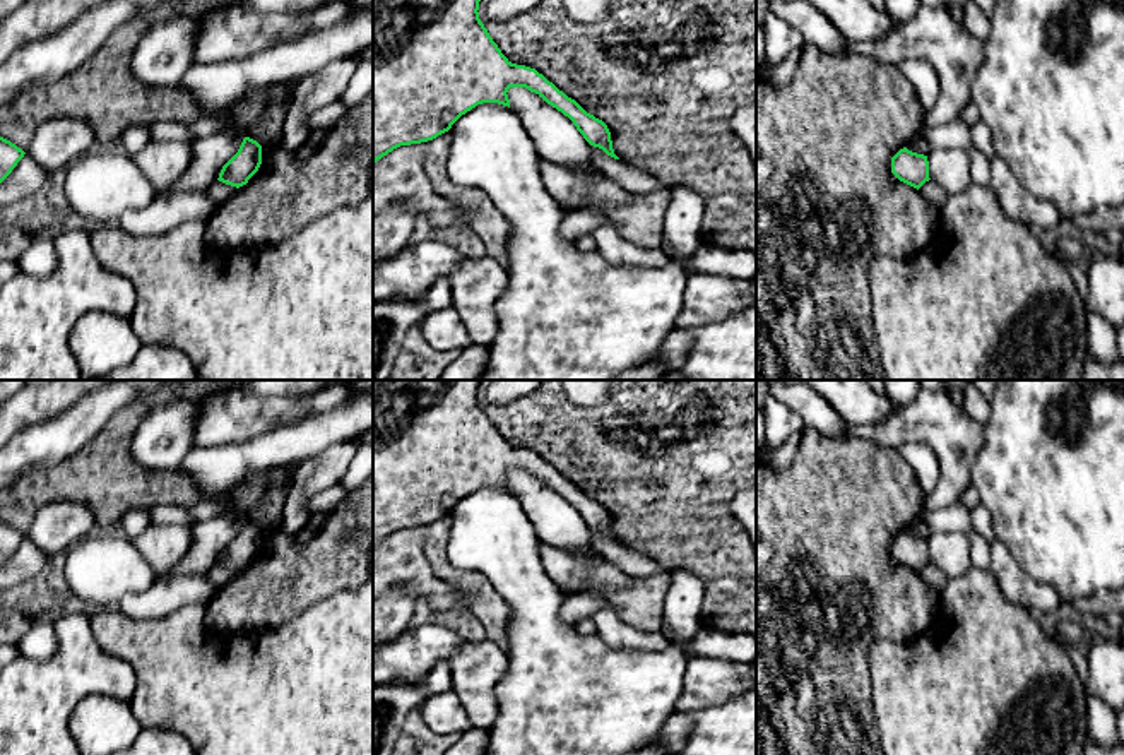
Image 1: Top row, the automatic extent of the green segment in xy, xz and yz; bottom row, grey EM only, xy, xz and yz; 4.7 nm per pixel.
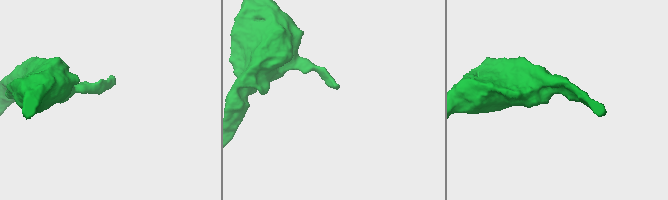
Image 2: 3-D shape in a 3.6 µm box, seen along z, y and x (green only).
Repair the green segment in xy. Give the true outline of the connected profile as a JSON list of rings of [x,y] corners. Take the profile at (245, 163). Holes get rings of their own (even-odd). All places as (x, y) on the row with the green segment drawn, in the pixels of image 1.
[[[245,137],[238,152],[222,166],[219,181],[231,187],[243,187],[258,171],[262,164],[262,146]]]

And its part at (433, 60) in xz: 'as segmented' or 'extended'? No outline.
as segmented

